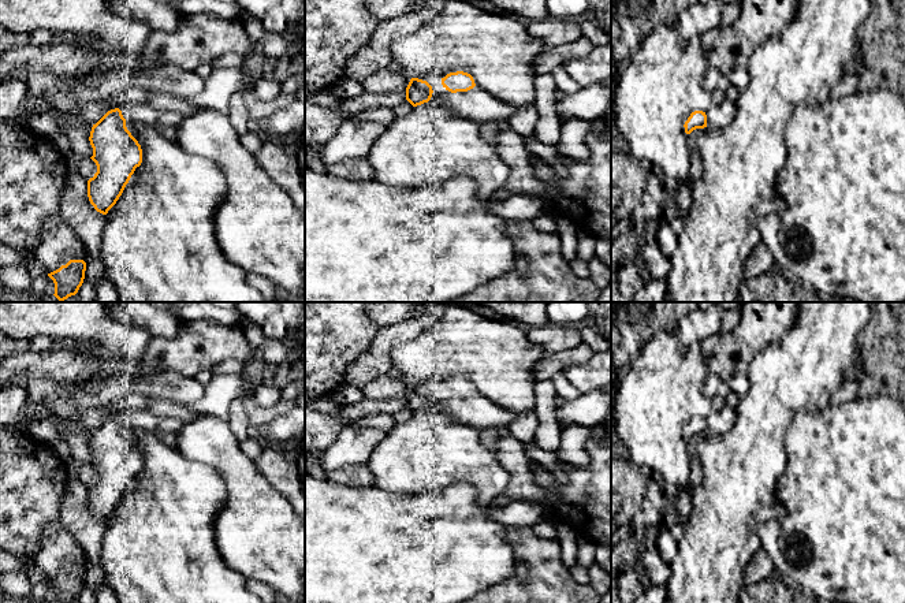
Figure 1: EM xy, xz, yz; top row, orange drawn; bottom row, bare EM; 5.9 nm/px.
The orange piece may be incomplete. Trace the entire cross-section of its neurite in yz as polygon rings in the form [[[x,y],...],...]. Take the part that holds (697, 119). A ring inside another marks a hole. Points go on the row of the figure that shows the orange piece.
[[[725,100],[720,104],[714,104],[707,112],[694,111],[685,122],[685,133],[690,134],[696,129],[704,127],[725,127],[731,123],[735,115],[735,101]]]

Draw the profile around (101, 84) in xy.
[[[163,64],[135,74],[130,70],[96,70],[86,77],[70,79],[68,85],[81,105],[126,93],[130,88],[191,97],[204,90],[204,79],[195,71]]]

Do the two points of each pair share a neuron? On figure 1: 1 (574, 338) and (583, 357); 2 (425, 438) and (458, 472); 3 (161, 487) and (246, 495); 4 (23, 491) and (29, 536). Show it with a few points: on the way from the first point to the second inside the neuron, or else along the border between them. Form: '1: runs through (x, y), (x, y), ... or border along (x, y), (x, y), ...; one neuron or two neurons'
1: border along (581, 342), (570, 349), (547, 356); two neurons
2: runs through (434, 446), (451, 464); one neuron
3: border along (211, 465), (226, 487), (226, 502), (215, 524); two neurons
4: runs through (23, 502), (23, 525); one neuron

